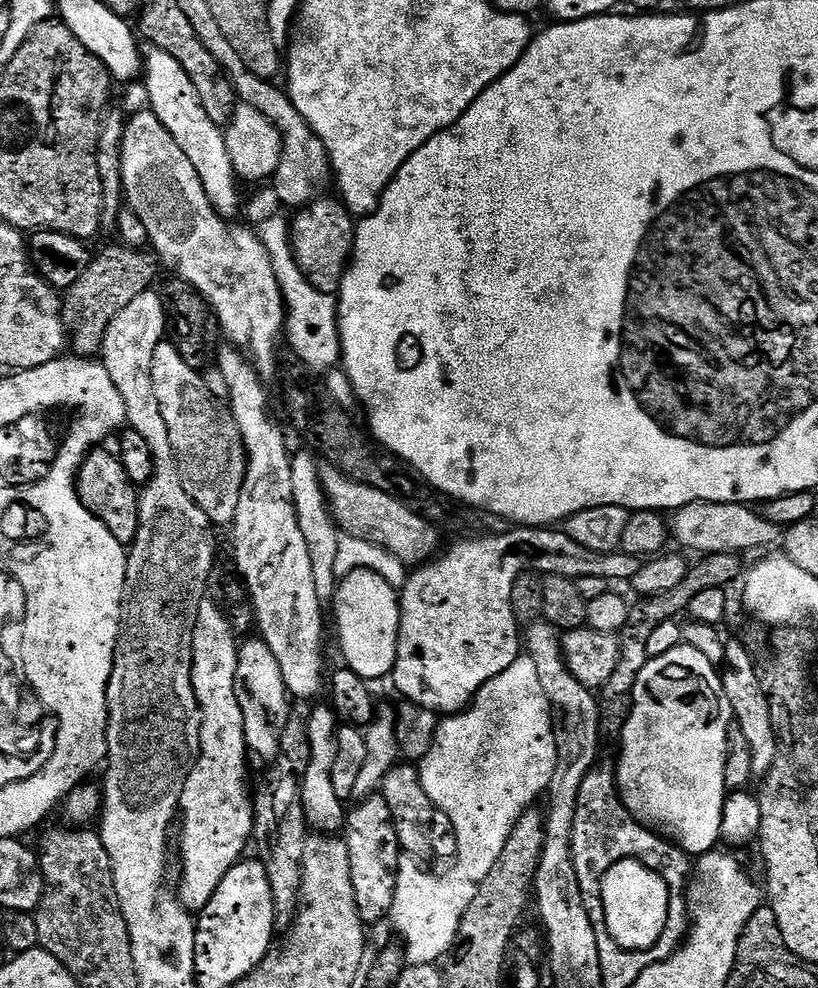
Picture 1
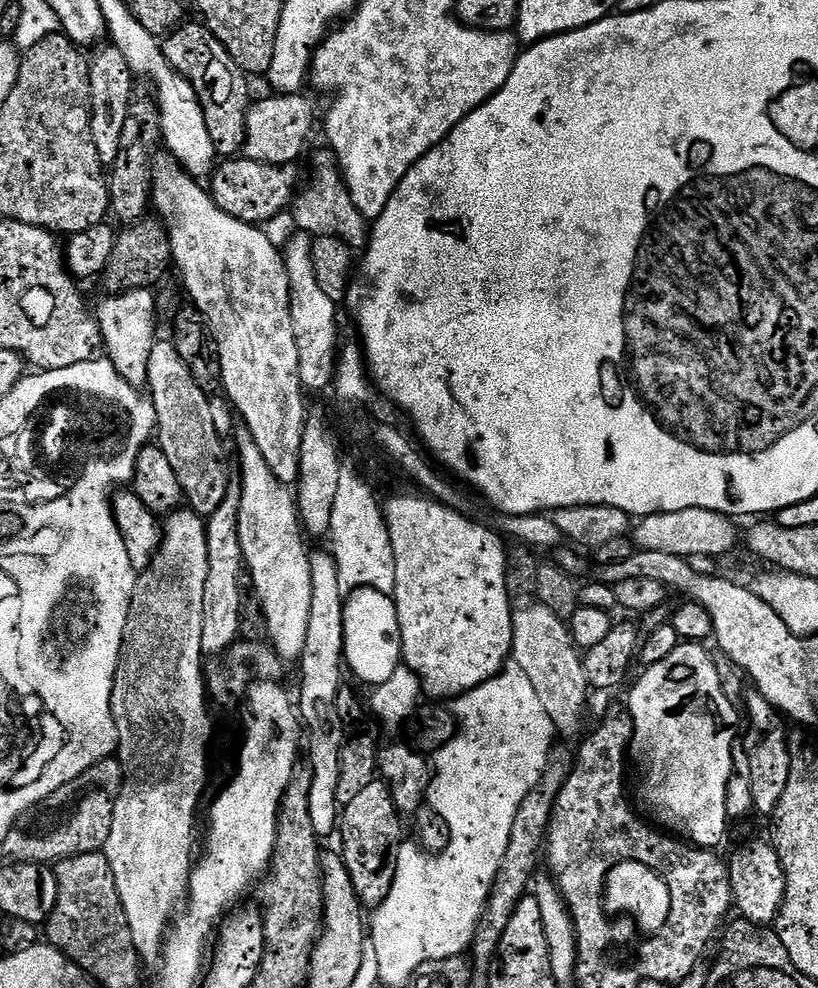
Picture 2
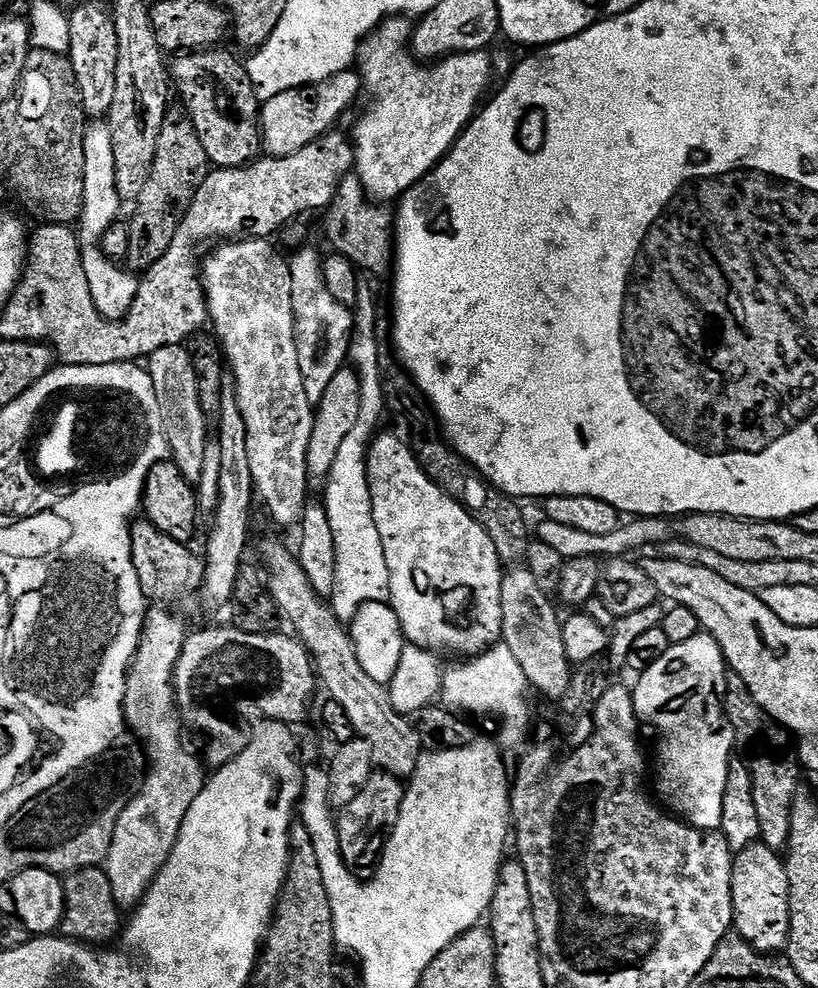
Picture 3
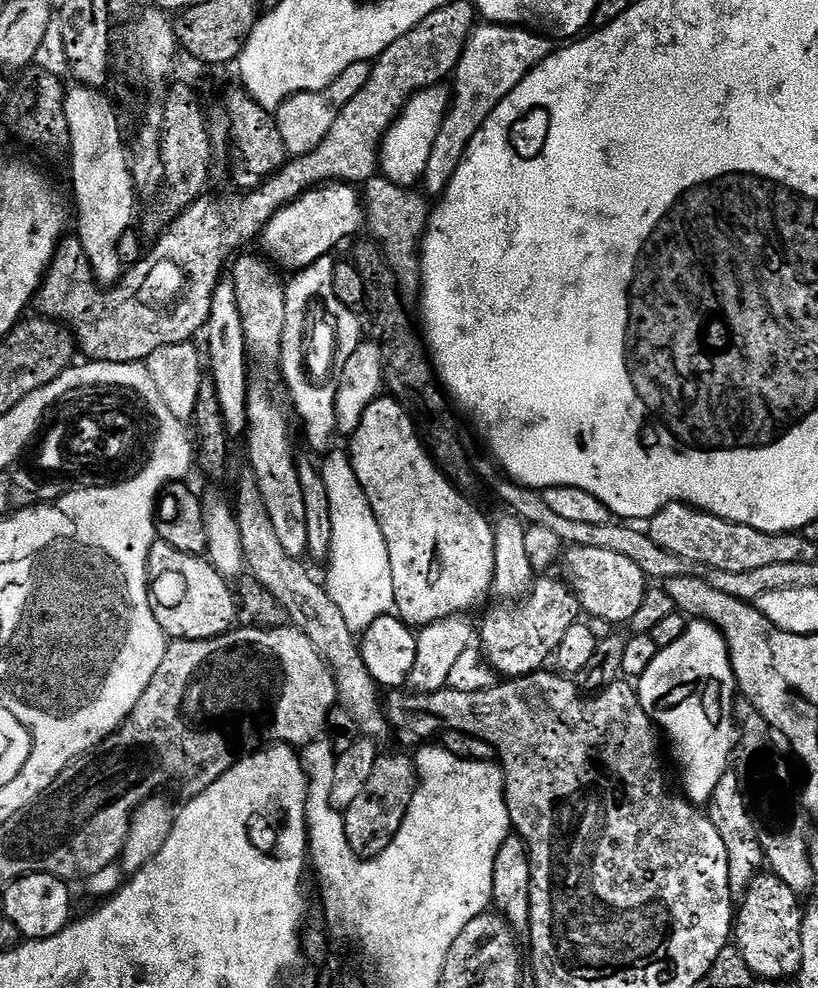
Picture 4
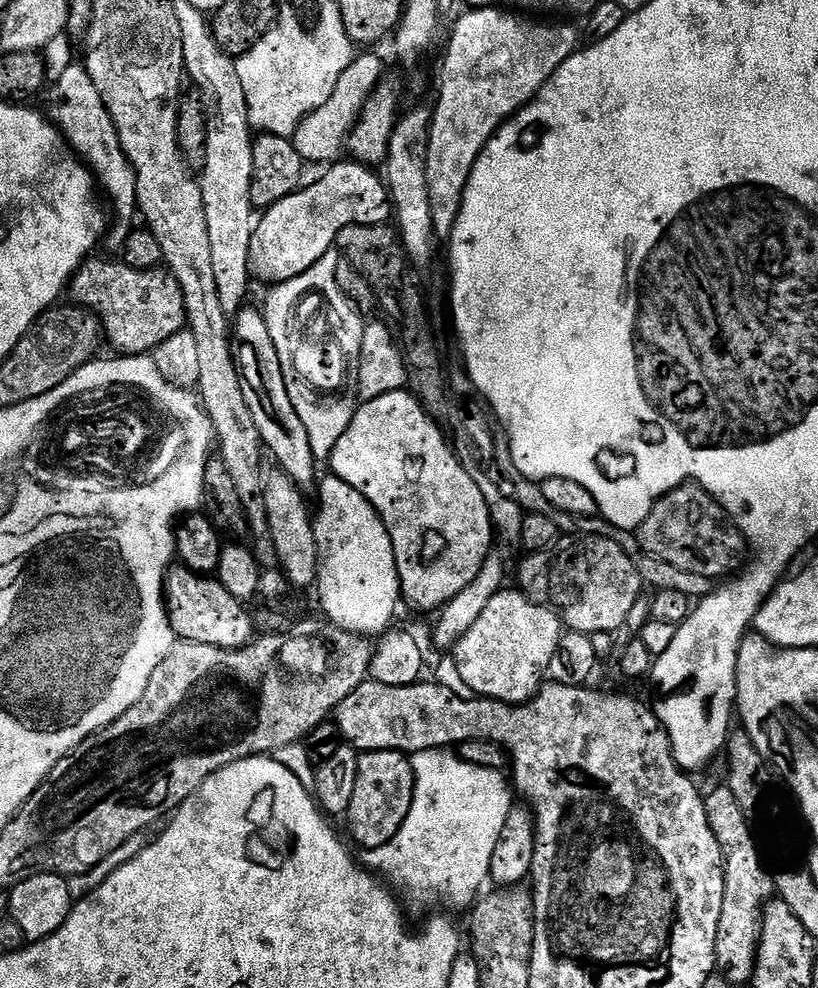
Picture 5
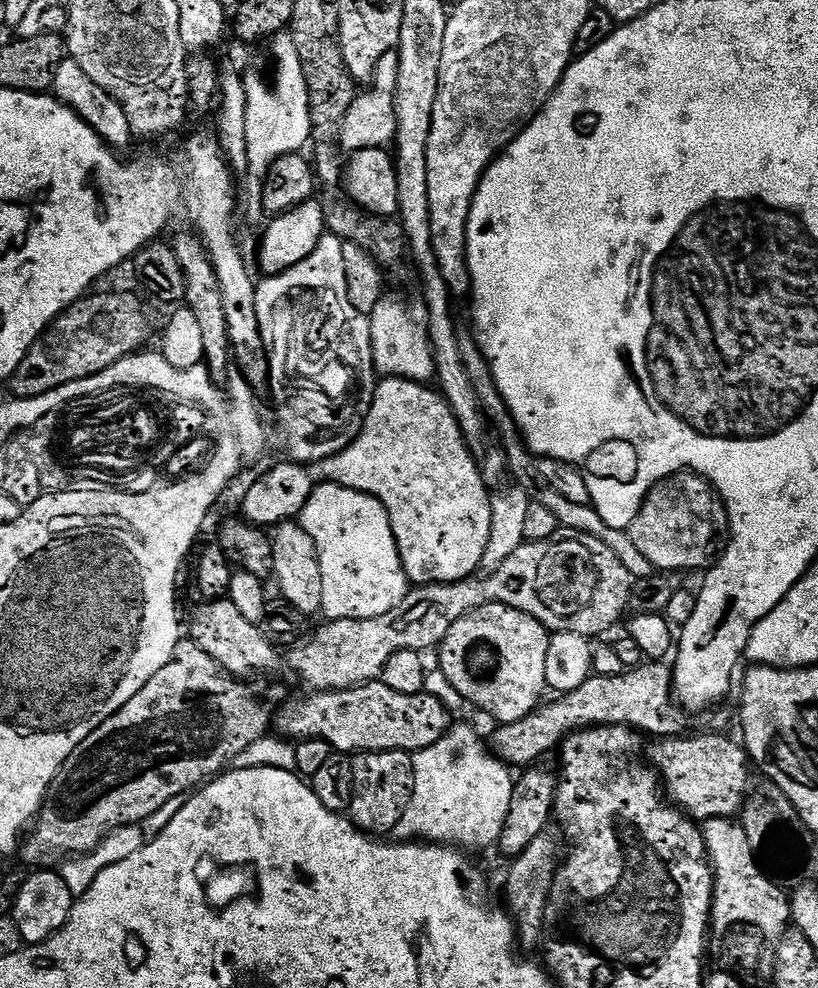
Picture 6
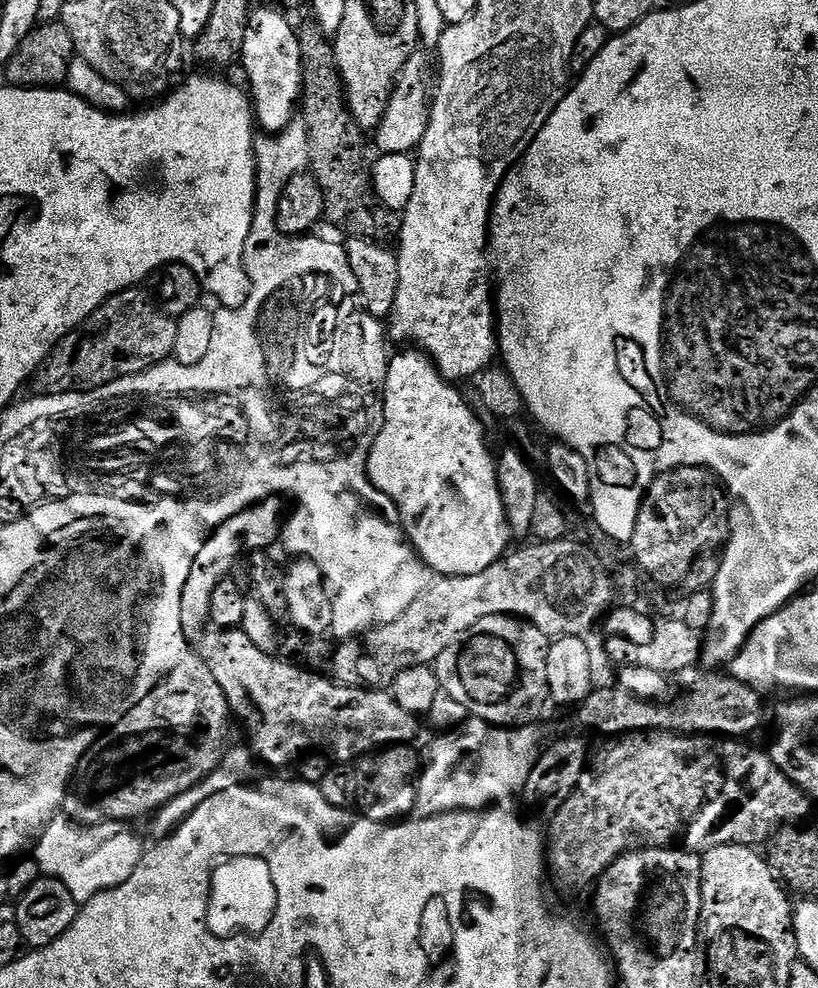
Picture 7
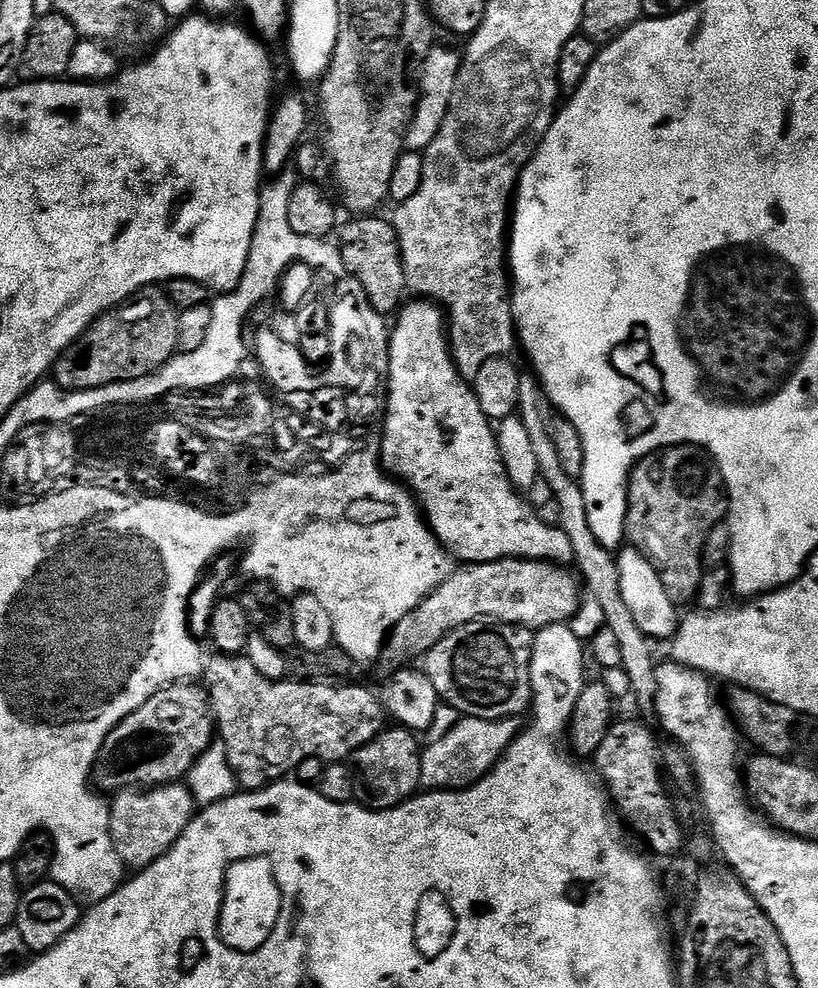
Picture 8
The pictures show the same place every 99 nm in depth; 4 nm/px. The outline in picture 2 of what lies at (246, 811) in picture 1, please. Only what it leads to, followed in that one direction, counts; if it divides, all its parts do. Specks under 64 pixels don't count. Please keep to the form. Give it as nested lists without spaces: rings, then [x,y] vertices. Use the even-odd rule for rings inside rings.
[[[239,475],[228,477],[226,496],[222,498],[214,514],[206,517],[206,554],[210,558],[210,570],[206,574],[206,598],[202,618],[202,650],[215,658],[236,643],[240,635],[240,572],[245,571],[241,543],[239,541],[239,503],[242,502],[242,482]]]

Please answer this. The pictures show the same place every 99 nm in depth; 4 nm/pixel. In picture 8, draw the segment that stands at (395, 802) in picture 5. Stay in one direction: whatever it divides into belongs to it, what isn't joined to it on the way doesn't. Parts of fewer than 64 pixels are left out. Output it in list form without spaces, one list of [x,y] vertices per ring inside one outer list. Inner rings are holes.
[[[392,726],[359,748],[350,758],[356,800],[363,807],[371,808],[373,812],[384,812],[405,804],[421,791],[422,744],[416,740],[419,740],[417,733]]]

